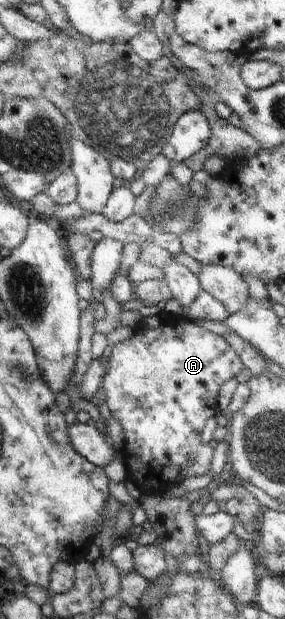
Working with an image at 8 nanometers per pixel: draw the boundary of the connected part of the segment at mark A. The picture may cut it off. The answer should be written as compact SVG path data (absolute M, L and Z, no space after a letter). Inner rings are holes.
M161 311L143 318L133 329L133 335L116 343L110 354L102 383L106 393L104 401L111 416L120 422L124 431L125 441L120 455L130 471L128 480L138 485L142 493L161 496L185 477L202 476L211 469L214 449L203 441L202 431L211 417L221 413L217 403L220 387L235 378L244 366L224 337L186 319L182 314ZM188 454L196 456L194 462L188 461Z

